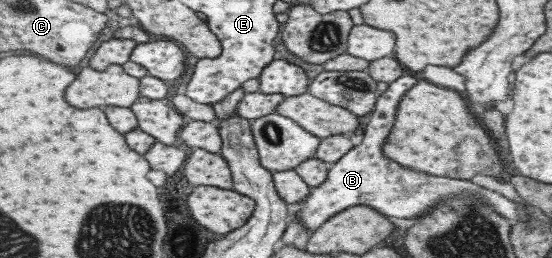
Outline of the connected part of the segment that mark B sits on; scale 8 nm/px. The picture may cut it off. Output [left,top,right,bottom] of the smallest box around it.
[288,75,529,233]

